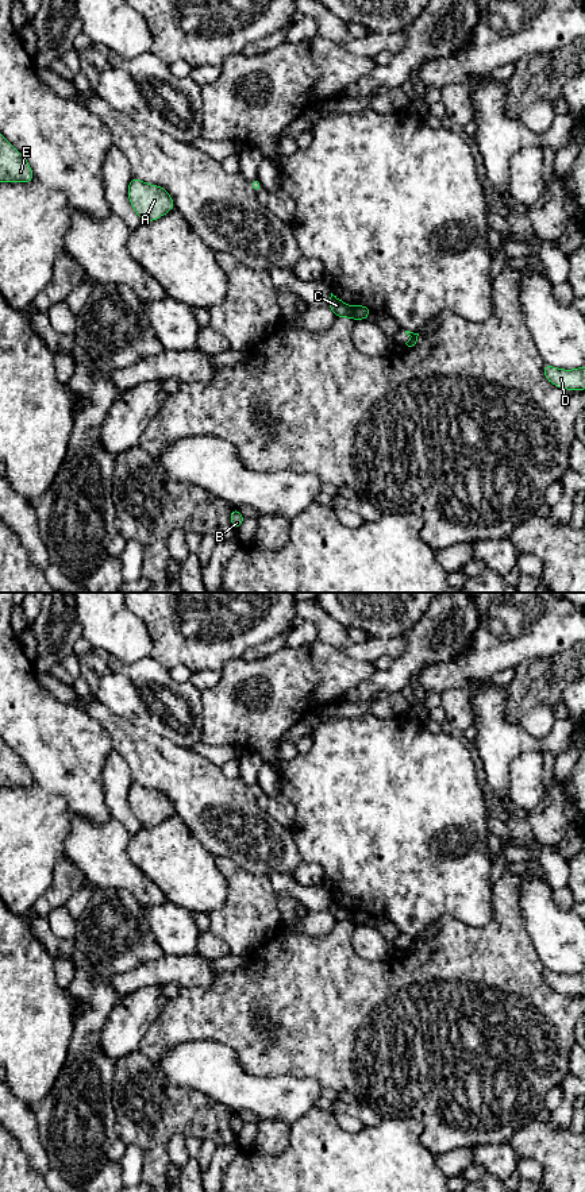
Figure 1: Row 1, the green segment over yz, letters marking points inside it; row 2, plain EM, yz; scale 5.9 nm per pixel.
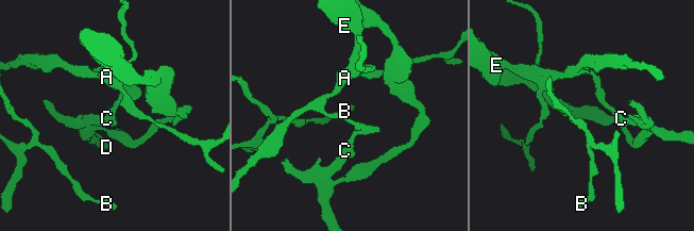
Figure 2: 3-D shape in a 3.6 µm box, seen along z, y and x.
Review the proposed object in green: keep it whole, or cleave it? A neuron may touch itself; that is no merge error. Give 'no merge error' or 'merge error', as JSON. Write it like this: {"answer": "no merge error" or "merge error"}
{"answer": "merge error"}

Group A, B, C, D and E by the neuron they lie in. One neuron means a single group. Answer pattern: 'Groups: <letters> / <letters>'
Groups: A B C / D E

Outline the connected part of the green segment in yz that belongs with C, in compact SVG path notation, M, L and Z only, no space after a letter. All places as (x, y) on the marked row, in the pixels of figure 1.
M332 293L328 301L328 306L335 313L336 317L351 317L353 320L355 320L353 306L349 306Z

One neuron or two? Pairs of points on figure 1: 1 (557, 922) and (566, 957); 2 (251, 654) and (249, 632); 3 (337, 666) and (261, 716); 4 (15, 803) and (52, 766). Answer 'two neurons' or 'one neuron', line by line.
1: one neuron
2: two neurons
3: one neuron
4: two neurons

